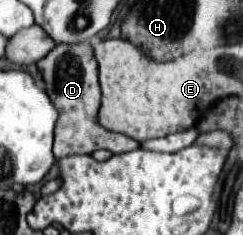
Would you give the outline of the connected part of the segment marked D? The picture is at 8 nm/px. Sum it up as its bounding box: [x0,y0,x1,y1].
[36,43,140,159]

